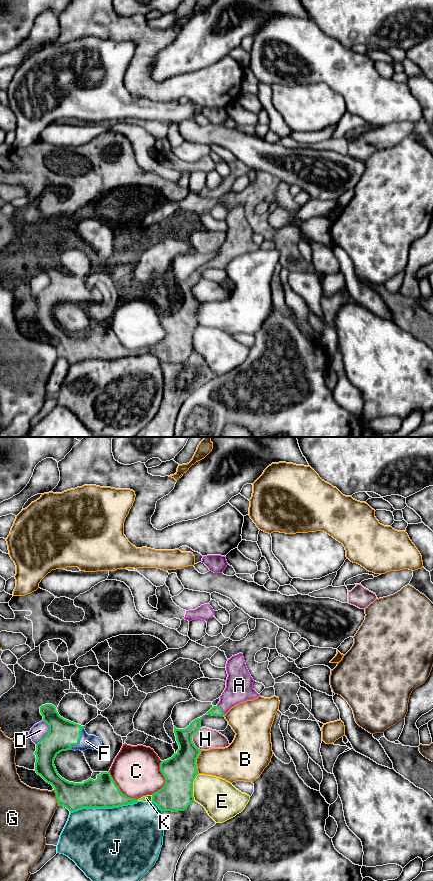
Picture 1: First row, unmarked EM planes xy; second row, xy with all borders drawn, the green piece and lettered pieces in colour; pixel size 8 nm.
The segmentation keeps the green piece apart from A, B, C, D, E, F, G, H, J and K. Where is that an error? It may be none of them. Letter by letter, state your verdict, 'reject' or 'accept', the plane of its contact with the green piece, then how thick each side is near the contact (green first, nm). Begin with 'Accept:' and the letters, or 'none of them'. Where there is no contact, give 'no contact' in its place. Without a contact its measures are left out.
Accept: A, F, K
A: accept; contact in xy; calibres 80 and 220 nm
B: reject; contact in xy; calibres 260 and 260 nm
C: reject; contact in xy; calibres 240 and 380 nm
D: reject; contact in xy; calibres 220 and 120 nm
E: reject; contact in xy; calibres 260 and 300 nm
F: accept; contact in xy; calibres 220 and 120 nm
G: reject; contact in xy; calibres 220 and 380 nm
H: reject; contact in xy; calibres 240 and 170 nm
J: reject; contact in xy; calibres 240 and 500 nm
K: accept; contact in xy; calibres 260 and 50 nm

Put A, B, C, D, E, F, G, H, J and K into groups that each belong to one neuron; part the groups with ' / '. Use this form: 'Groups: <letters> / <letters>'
Groups: A F K / B / C / D / E / G / H / J

